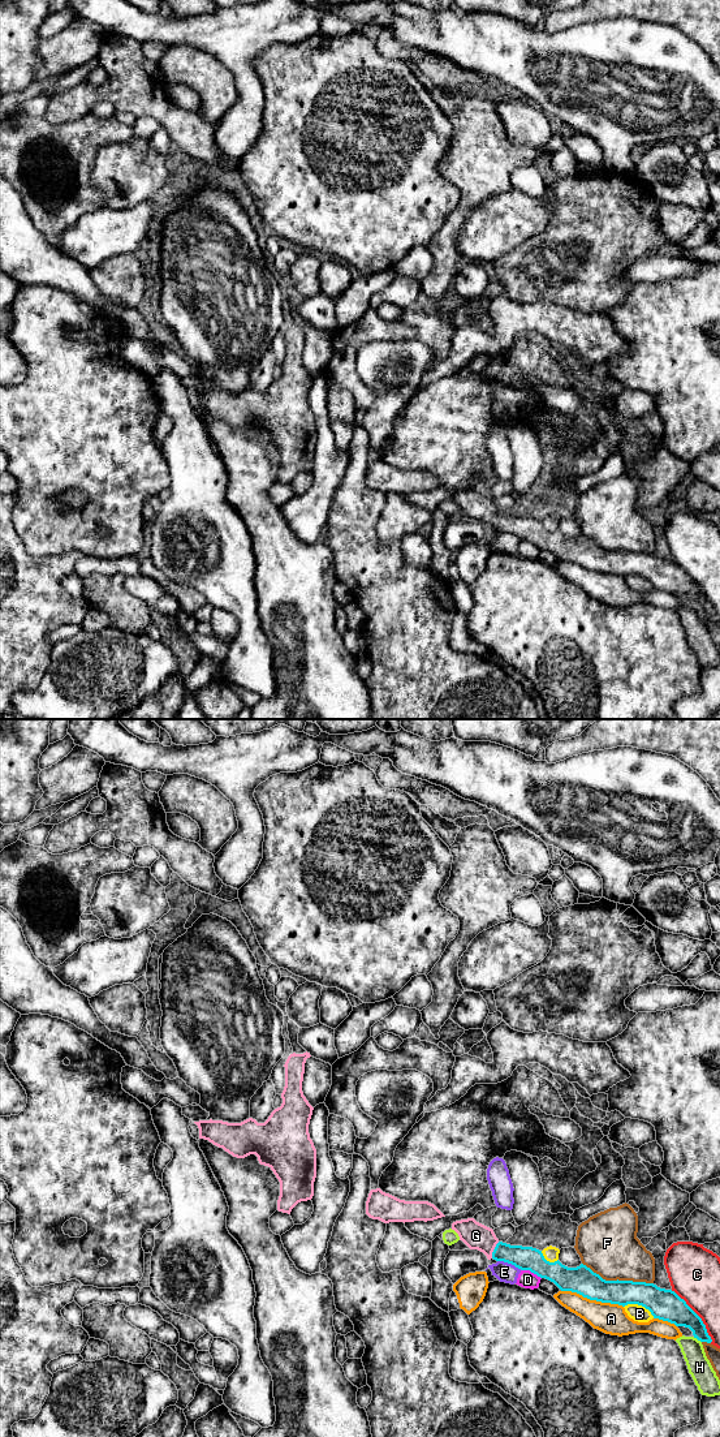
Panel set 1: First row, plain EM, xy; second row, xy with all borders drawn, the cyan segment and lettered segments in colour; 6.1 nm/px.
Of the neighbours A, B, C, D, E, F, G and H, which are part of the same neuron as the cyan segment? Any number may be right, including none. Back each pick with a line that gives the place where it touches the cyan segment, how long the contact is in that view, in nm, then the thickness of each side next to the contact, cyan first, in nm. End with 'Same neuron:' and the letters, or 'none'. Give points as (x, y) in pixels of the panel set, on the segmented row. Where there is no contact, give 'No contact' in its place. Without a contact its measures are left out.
G: Touches cyan at xy (494, 1250). Shared border 120 nm. Thickness 140 nm (cyan) against 160 nm
Same neuron: G

